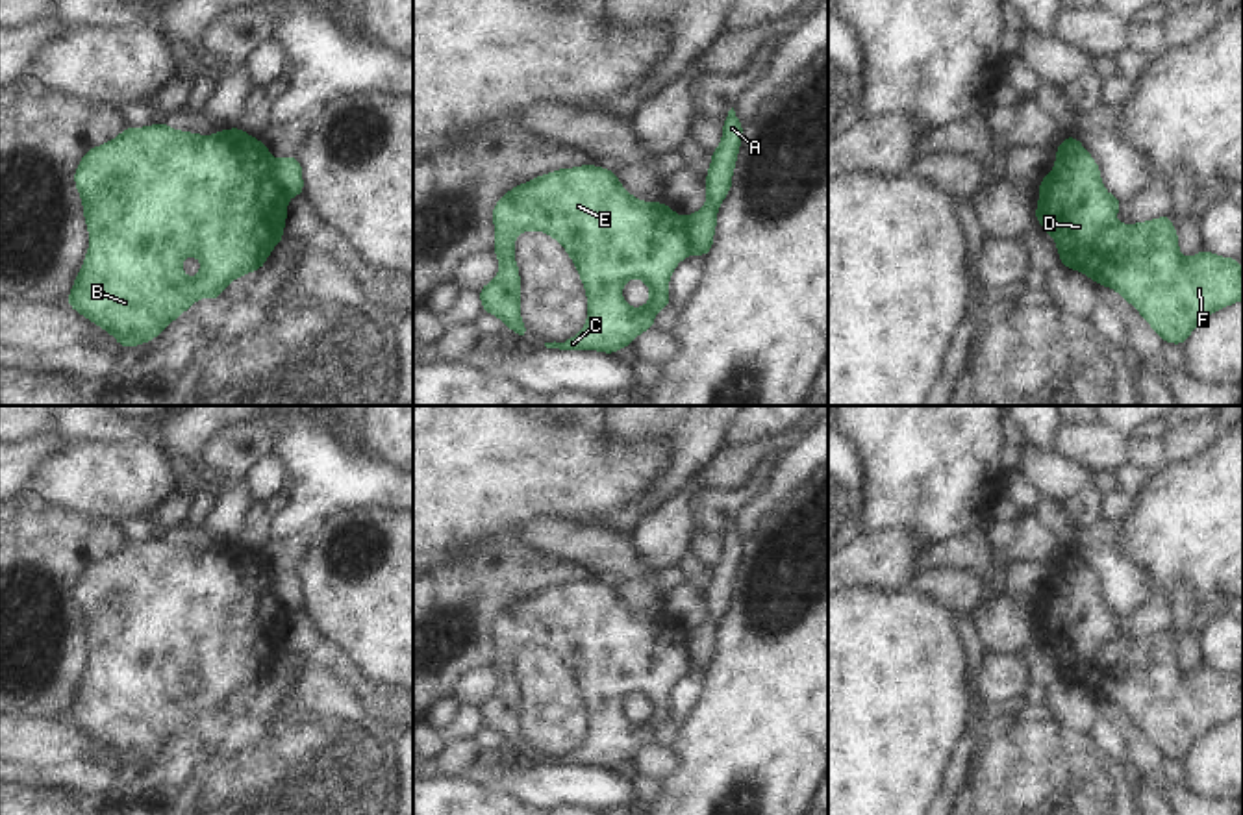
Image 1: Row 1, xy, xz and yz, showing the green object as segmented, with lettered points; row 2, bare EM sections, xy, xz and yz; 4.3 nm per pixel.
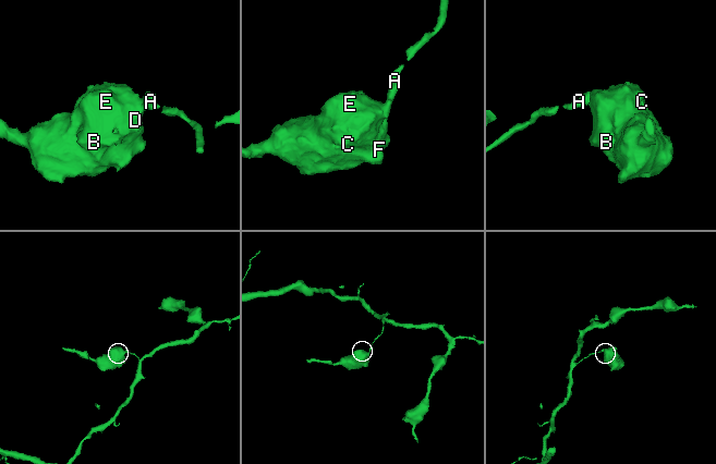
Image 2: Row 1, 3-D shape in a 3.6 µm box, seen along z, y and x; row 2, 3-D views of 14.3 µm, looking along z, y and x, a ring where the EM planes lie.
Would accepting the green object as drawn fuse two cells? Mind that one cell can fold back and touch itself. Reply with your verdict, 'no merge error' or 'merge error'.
merge error

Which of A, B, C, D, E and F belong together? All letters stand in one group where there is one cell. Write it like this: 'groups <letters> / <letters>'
groups A / B C D E F

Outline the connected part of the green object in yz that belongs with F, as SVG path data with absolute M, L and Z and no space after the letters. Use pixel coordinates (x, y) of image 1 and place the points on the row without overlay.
M1065 552L1056 563L1056 580L1039 596L1036 633L1056 656L1061 682L1113 702L1124 717L1137 722L1163 758L1184 759L1202 734L1243 715L1241 676L1206 665L1184 672L1171 628L1139 639L1117 639L1115 628L1123 615L1104 604L1097 576L1076 552Z

